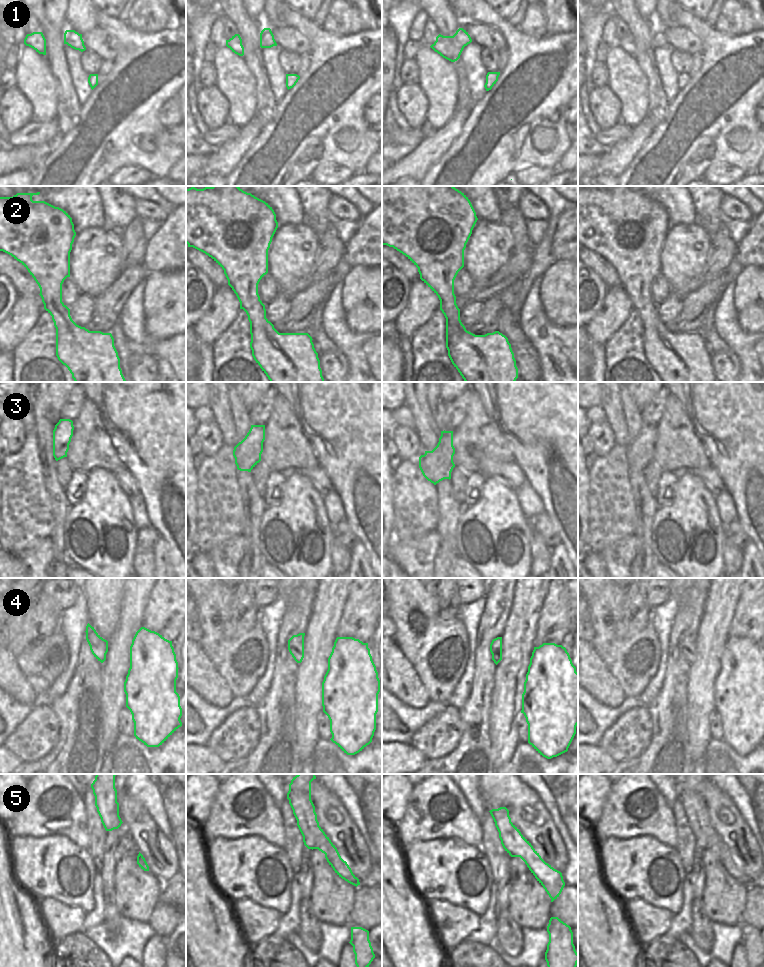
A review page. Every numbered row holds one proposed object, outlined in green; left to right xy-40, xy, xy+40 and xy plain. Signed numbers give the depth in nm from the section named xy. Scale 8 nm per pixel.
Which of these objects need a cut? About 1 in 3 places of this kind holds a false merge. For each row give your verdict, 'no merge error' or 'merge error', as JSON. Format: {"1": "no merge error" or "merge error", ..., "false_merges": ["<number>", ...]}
{"1": "no merge error", "2": "no merge error", "3": "no merge error", "4": "no merge error", "5": "no merge error", "false_merges": []}

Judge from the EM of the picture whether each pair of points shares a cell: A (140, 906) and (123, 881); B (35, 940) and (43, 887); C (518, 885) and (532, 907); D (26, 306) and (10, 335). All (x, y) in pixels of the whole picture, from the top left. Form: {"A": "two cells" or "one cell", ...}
{"A": "one cell", "B": "two cells", "C": "one cell", "D": "one cell"}

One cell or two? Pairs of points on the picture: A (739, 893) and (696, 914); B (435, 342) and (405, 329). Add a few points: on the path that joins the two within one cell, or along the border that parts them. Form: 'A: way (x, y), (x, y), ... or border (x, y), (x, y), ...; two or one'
A: border (700, 897), (704, 913), (713, 922); two
B: border (430, 316), (409, 338); two

